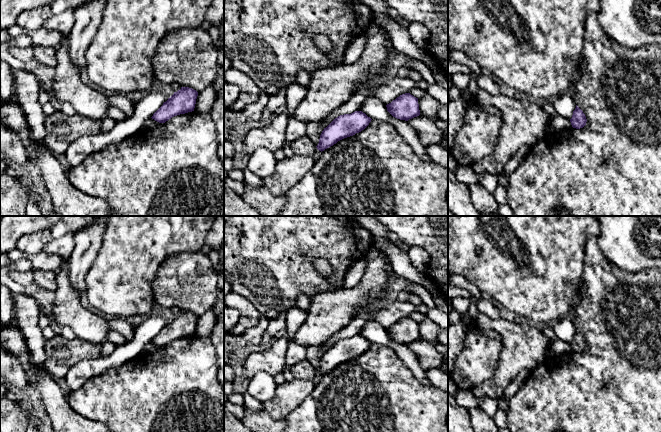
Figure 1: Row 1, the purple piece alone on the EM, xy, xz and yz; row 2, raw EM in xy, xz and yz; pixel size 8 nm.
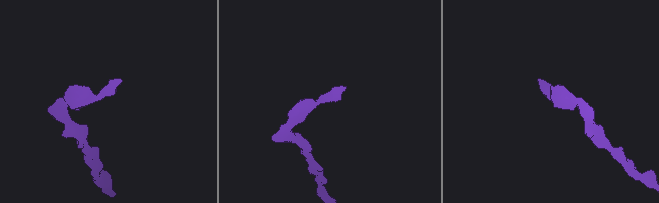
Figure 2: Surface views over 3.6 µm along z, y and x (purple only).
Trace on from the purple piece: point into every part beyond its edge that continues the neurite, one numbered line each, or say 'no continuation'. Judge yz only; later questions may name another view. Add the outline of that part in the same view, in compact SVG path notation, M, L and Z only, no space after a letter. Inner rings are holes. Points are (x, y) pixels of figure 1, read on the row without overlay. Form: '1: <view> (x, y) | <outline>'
no continuation

